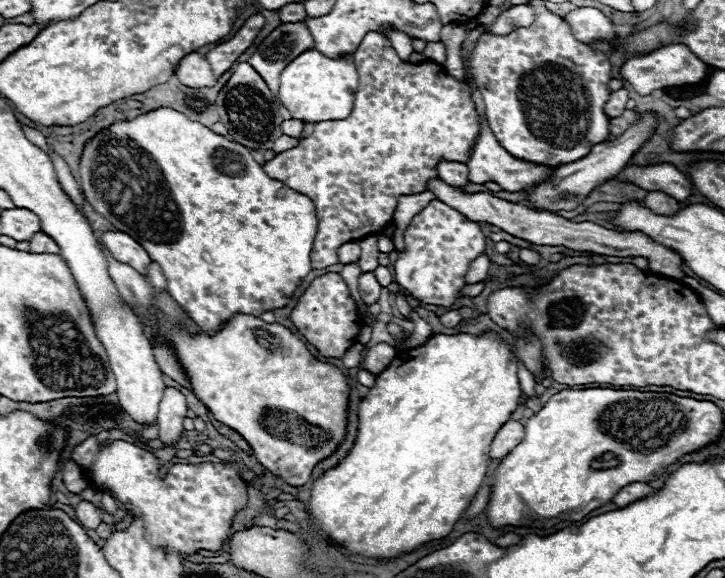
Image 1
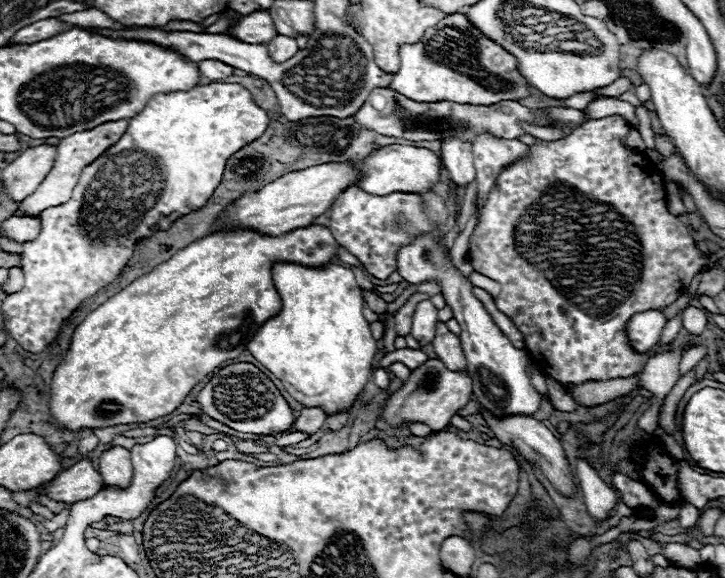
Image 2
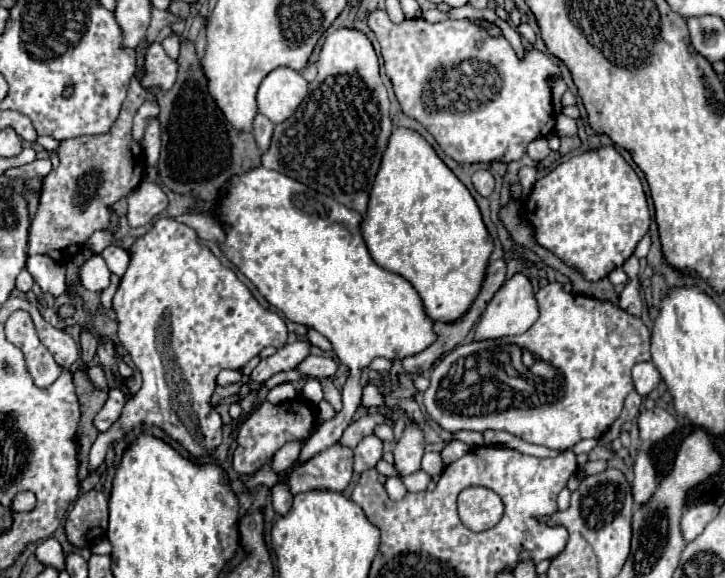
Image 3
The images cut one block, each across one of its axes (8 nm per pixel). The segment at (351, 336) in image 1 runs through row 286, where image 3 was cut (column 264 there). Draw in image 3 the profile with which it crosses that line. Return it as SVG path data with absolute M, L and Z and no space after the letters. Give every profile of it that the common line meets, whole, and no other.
M158 218L152 228L128 248L128 252L130 264L114 294L114 312L119 343L128 350L136 368L142 372L144 384L140 392L126 402L120 420L110 430L98 434L90 450L90 472L104 462L108 444L122 438L138 424L154 424L162 428L196 458L212 454L222 442L222 420L210 404L220 370L240 370L248 360L258 356L262 348L282 348L288 338L286 322L276 312L260 306L234 270L226 268L208 246L198 242L198 236L190 226L176 222L174 218Z

